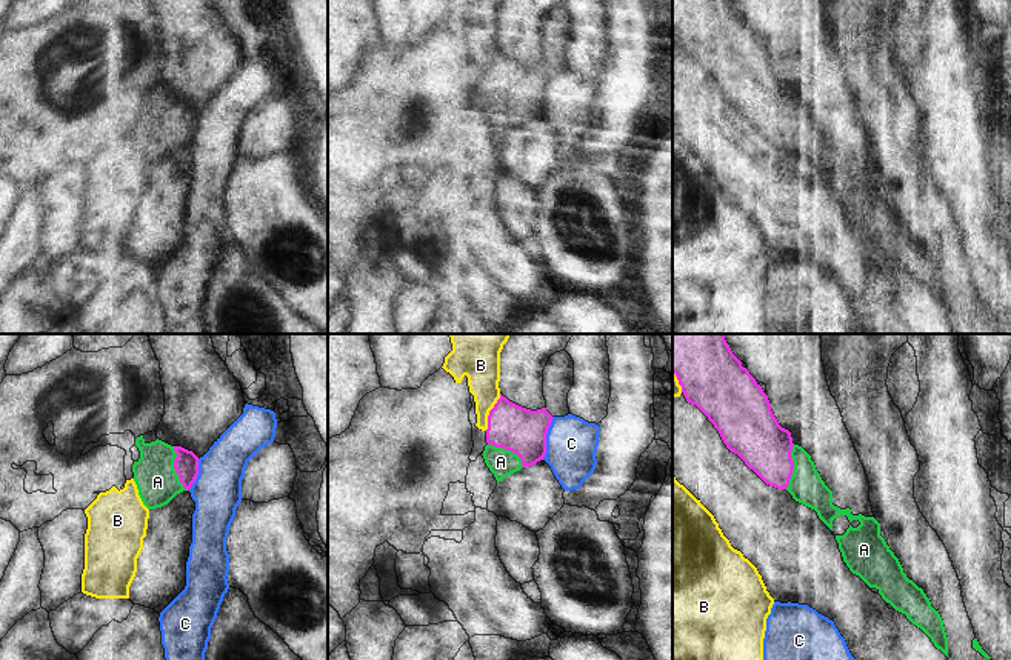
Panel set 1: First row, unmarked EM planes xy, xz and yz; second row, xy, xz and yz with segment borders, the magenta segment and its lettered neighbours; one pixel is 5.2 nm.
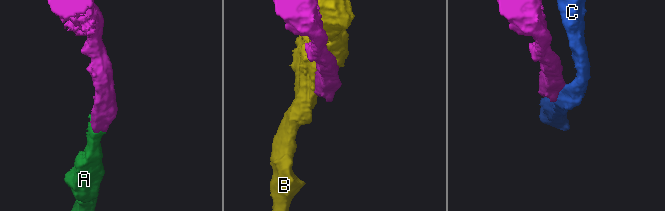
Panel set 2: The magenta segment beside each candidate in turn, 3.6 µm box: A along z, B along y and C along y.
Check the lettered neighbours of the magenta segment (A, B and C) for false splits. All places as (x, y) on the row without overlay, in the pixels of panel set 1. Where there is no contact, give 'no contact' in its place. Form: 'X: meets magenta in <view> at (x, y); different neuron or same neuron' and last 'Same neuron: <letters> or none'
A: meets magenta in xy at (174, 123); same neuron
B: meets magenta in xz at (490, 68); different neuron
C: meets magenta in xz at (545, 94); different neuron
Same neuron: A

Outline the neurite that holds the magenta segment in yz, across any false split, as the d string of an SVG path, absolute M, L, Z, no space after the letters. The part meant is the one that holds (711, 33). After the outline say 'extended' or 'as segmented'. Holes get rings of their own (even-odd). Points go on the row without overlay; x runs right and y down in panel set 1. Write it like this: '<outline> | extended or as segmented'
M672 0L672 29L686 57L708 72L726 103L766 140L786 145L796 157L814 165L831 186L832 175L840 171L860 177L857 183L849 180L843 191L836 191L843 217L948 312L948 292L939 266L906 232L880 191L880 178L832 160L832 146L811 111L794 100L791 88L779 80L768 51L729 0Z | extended

